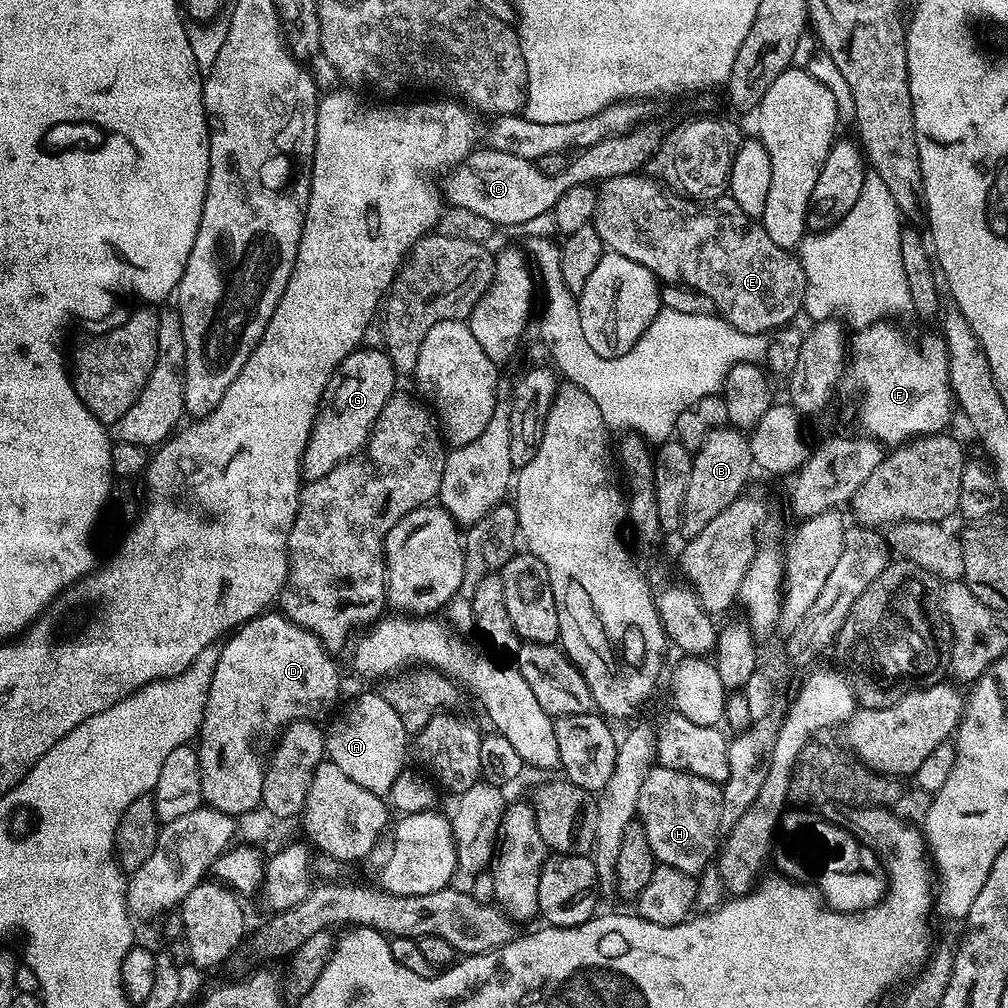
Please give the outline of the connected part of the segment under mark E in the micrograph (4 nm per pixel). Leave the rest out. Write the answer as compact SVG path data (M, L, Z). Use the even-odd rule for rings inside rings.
M647 174L619 176L618 178L605 180L599 185L598 195L596 197L594 224L607 251L617 252L626 258L630 258L634 262L638 262L642 266L646 266L646 270L653 272L653 274L656 275L656 279L665 285L684 285L706 295L706 297L710 298L711 302L713 302L715 315L743 333L767 335L781 327L787 327L790 323L794 322L793 319L797 314L803 311L807 279L803 267L800 264L799 257L794 255L789 249L775 245L770 239L770 234L767 234L764 225L757 219L748 216L746 212L742 210L742 206L738 206L738 202L732 200L731 195L725 194L711 202L700 203L688 199L687 196L680 195L679 192L669 190L665 185L661 184L659 180L654 180Z

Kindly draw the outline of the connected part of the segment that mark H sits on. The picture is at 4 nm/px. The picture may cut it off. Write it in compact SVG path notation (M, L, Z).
M653 766L642 782L642 790L638 790L636 815L641 826L646 830L646 839L650 841L650 850L660 864L669 864L671 868L677 868L686 874L696 876L713 863L718 852L718 845L722 840L719 828L722 796L721 785L698 778L689 772Z

